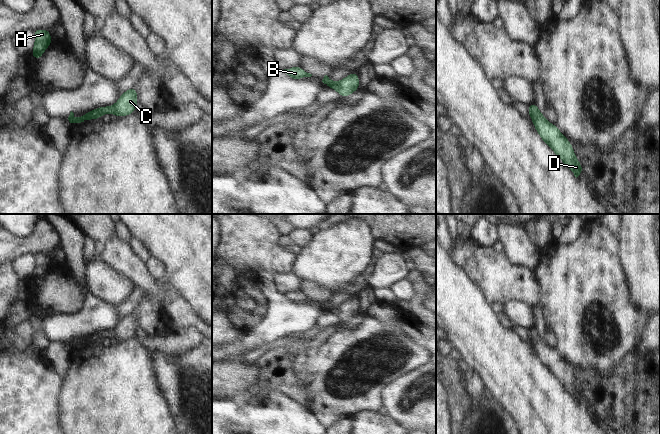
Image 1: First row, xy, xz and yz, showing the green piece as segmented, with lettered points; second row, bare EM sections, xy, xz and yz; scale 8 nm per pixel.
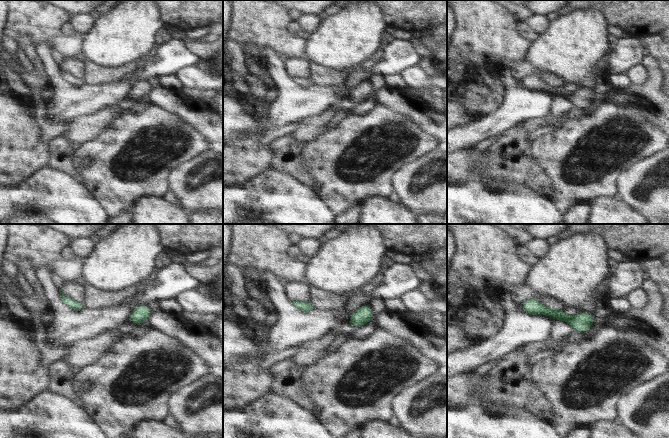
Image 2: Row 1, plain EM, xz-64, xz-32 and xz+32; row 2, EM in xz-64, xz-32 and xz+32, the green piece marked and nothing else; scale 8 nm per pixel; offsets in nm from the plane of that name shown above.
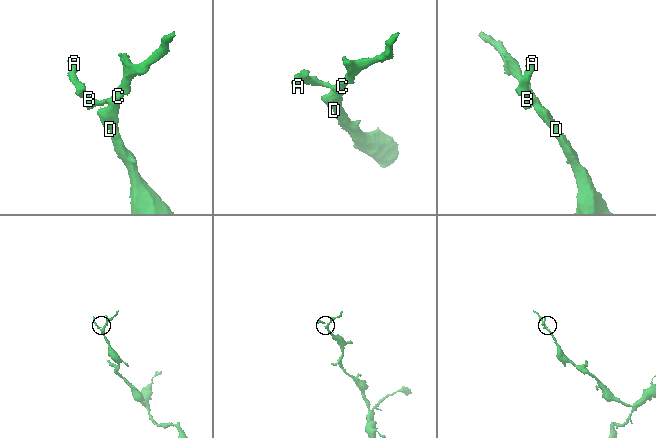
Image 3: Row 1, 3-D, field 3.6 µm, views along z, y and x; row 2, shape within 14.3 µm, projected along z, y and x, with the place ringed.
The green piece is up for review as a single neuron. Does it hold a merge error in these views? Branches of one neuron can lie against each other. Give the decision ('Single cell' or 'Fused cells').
Single cell

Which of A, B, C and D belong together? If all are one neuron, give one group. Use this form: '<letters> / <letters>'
A B C D

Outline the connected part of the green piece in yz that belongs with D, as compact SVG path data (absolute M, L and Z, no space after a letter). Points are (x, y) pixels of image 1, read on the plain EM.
M534 326L528 329L528 338L541 363L572 395L574 400L577 402L584 396L571 366L559 355L557 349L547 345Z

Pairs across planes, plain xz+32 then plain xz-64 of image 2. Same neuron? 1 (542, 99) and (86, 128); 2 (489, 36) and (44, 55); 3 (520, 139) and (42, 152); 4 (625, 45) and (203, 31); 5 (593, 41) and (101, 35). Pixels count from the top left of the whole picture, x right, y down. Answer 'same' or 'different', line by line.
1: different
2: different
3: different
4: different
5: same

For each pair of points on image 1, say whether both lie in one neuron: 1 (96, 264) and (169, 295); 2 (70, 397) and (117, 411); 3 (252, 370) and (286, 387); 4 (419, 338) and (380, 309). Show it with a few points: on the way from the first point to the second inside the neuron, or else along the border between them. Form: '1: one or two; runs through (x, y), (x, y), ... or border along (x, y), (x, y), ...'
1: two; border along (104, 262), (130, 281)
2: one; runs through (82, 403), (105, 408)
3: two; border along (255, 363), (259, 374), (252, 385)
4: one; runs through (409, 328), (390, 314)

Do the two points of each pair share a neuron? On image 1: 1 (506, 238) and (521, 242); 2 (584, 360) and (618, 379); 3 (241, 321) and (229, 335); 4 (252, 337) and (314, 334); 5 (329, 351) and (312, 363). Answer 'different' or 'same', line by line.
1: same
2: different
3: different
4: different
5: same

